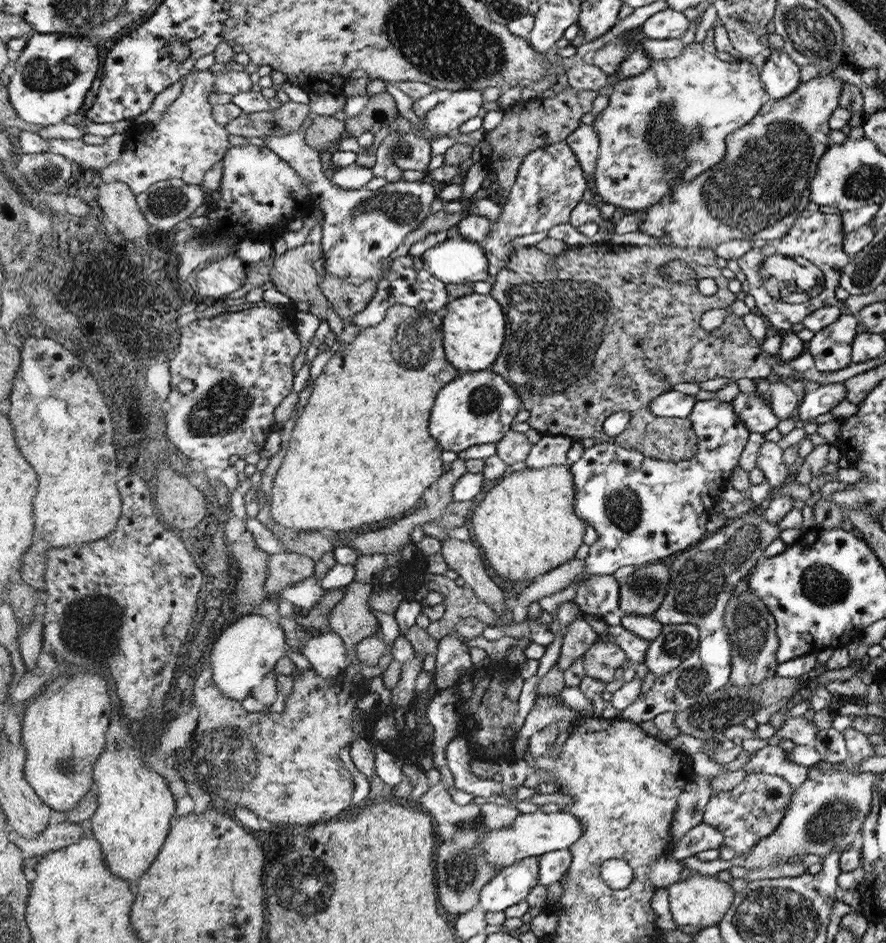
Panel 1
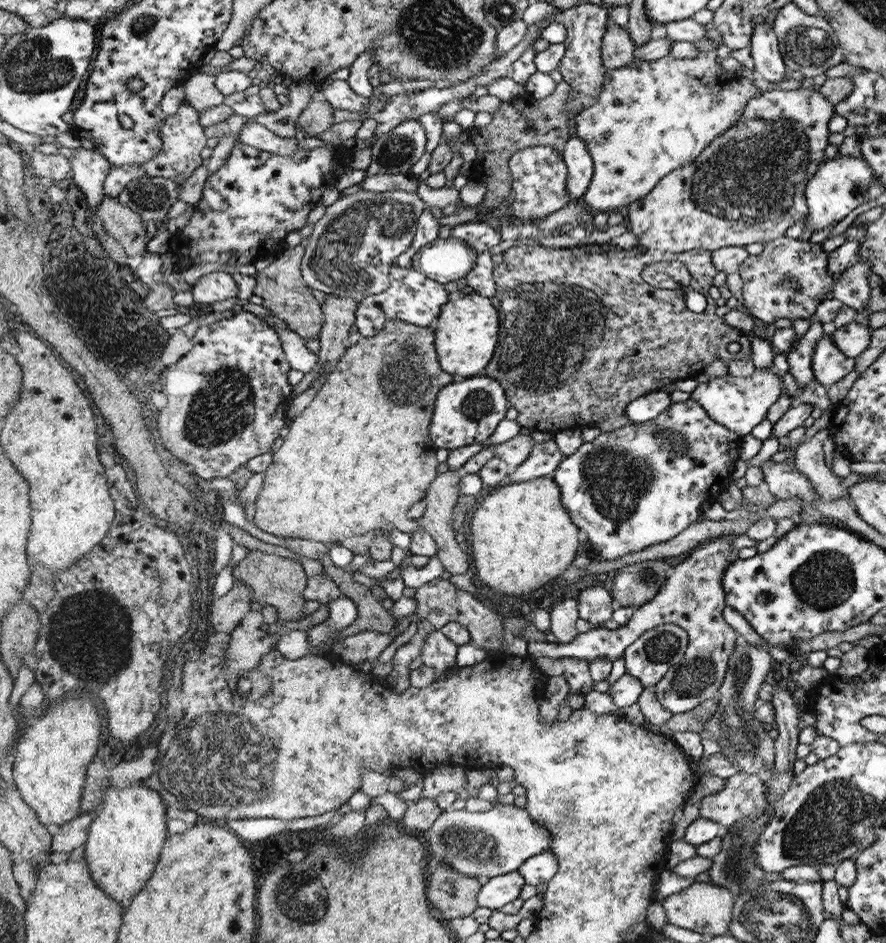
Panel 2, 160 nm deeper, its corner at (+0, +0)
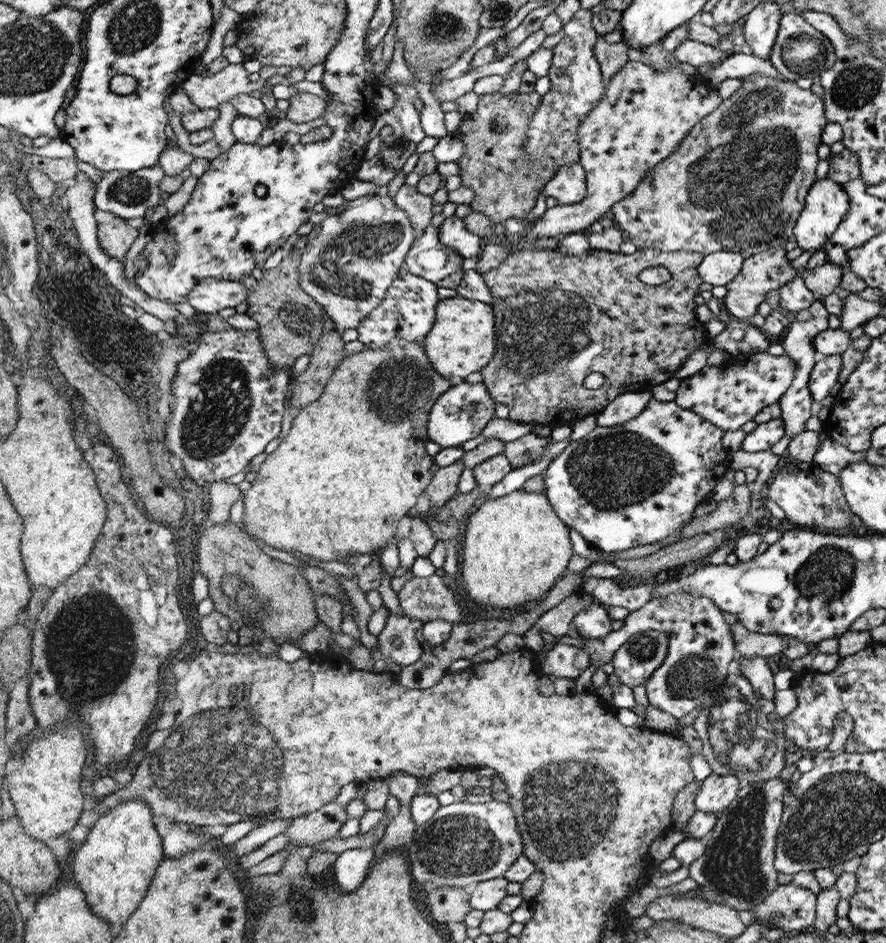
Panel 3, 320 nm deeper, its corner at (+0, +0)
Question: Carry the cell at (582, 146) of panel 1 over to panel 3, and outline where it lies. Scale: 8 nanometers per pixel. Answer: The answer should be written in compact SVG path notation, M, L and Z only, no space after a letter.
M573 162L568 166L563 166L558 169L557 174L547 182L542 192L546 197L554 197L560 205L578 204L582 202L587 193L584 167L579 162Z

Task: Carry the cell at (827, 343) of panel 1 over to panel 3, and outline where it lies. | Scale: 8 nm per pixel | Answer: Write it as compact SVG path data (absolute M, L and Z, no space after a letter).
M841 355L819 356L809 376L809 389L812 398L822 402L830 395L832 386L839 380L840 371L843 371L843 358Z

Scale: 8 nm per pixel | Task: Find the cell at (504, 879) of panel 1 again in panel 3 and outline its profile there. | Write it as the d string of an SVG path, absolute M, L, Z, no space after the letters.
M506 876L476 883L474 887L470 889L471 908L484 912L498 908L500 902L508 896L509 884L510 881Z

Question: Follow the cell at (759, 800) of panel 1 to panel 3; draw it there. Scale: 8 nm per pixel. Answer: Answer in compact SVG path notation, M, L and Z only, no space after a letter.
M710 774L702 781L695 797L695 808L702 812L721 813L736 800L740 788L737 776Z

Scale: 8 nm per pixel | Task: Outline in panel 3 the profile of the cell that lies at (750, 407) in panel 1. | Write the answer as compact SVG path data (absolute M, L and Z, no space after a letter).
M762 354L729 355L730 360L721 366L705 367L699 373L681 379L673 400L683 408L691 409L707 418L712 424L726 430L738 430L763 408L776 404L795 380L796 362L790 357Z

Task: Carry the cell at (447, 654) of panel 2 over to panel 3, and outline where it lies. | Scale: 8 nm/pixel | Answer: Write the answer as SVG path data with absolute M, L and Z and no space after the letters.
M389 610L386 624L382 627L378 637L378 645L371 650L373 660L372 673L381 672L386 668L388 660L401 666L411 665L424 654L424 651L434 646L423 640L423 622L406 614L398 615Z

